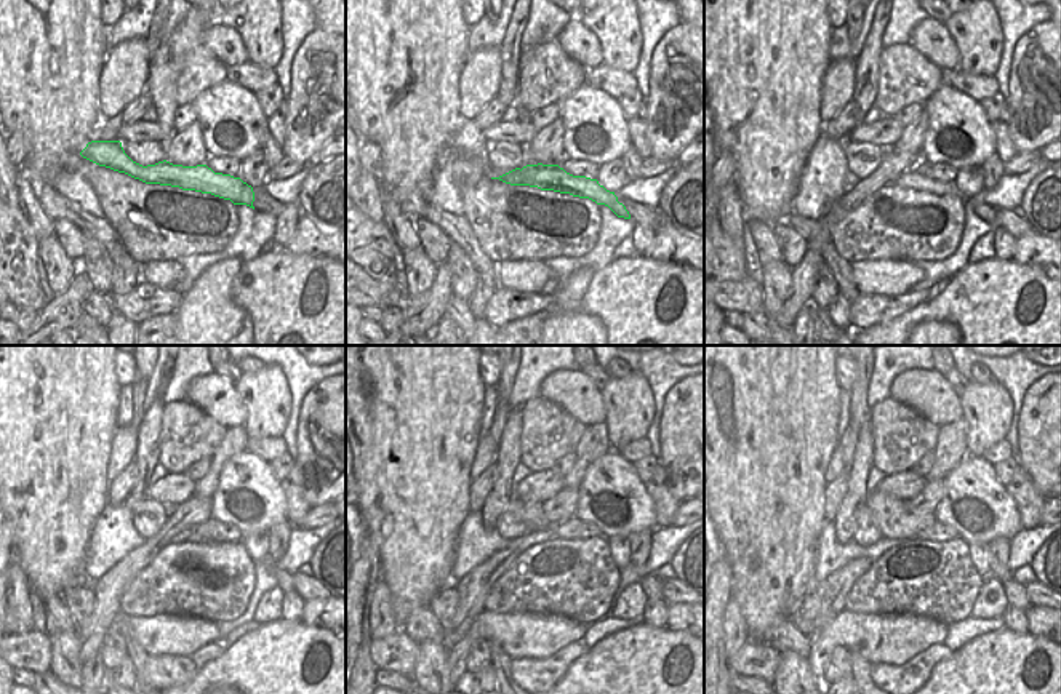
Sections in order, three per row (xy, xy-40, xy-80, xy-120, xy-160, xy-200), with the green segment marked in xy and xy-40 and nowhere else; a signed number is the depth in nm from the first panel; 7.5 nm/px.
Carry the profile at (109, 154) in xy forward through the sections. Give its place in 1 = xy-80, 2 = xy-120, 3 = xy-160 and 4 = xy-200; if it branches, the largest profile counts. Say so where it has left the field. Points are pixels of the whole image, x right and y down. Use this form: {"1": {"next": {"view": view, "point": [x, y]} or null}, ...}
{"1": {"next": {"view": "xy-80", "point": [911, 178]}}, "2": {"next": {"view": "xy-120", "point": [284, 578]}}, "3": {"next": {"view": "xy-160", "point": [650, 584]}}, "4": {"next": {"view": "xy-200", "point": [1015, 592]}}}

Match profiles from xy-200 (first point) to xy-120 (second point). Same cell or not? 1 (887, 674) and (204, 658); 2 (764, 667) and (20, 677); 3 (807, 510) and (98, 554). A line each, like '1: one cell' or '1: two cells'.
1: one cell
2: two cells
3: two cells

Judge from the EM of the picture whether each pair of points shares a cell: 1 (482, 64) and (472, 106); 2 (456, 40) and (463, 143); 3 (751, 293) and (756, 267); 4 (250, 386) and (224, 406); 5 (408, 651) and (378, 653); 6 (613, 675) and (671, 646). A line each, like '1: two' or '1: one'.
1: one
2: two
3: two
4: two
5: one
6: one

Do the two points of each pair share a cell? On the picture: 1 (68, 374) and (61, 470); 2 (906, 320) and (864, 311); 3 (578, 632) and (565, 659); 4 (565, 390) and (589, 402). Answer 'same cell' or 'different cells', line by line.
1: same cell
2: different cells
3: different cells
4: same cell

